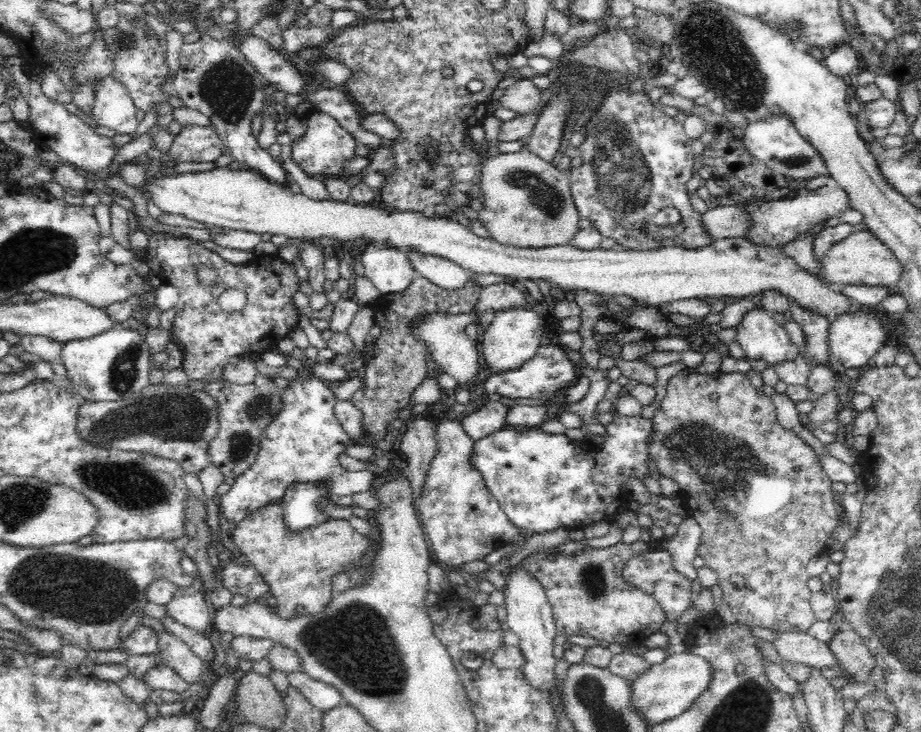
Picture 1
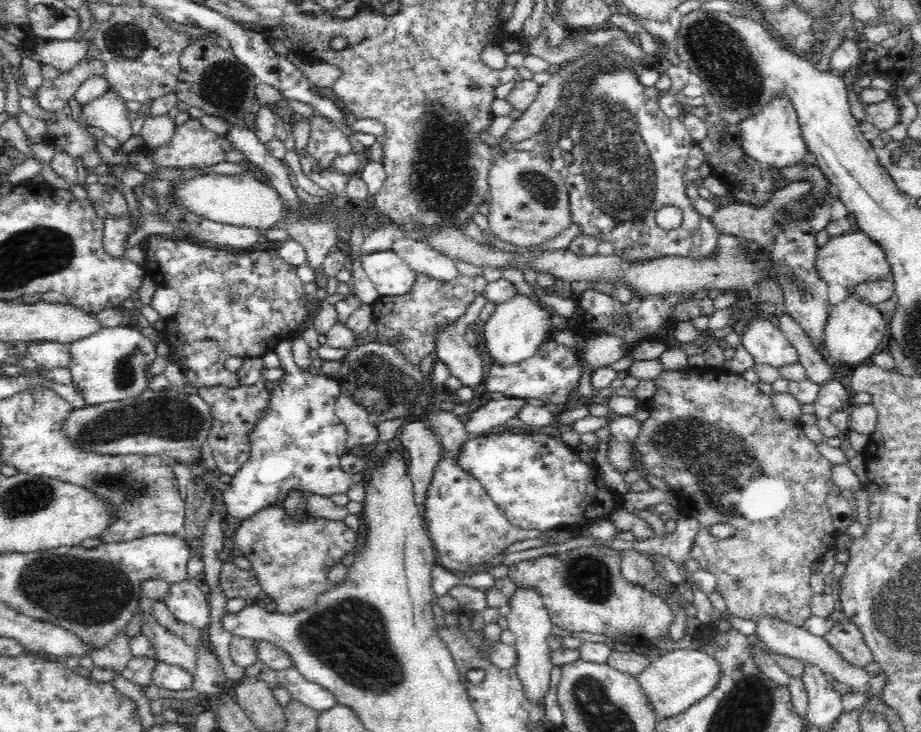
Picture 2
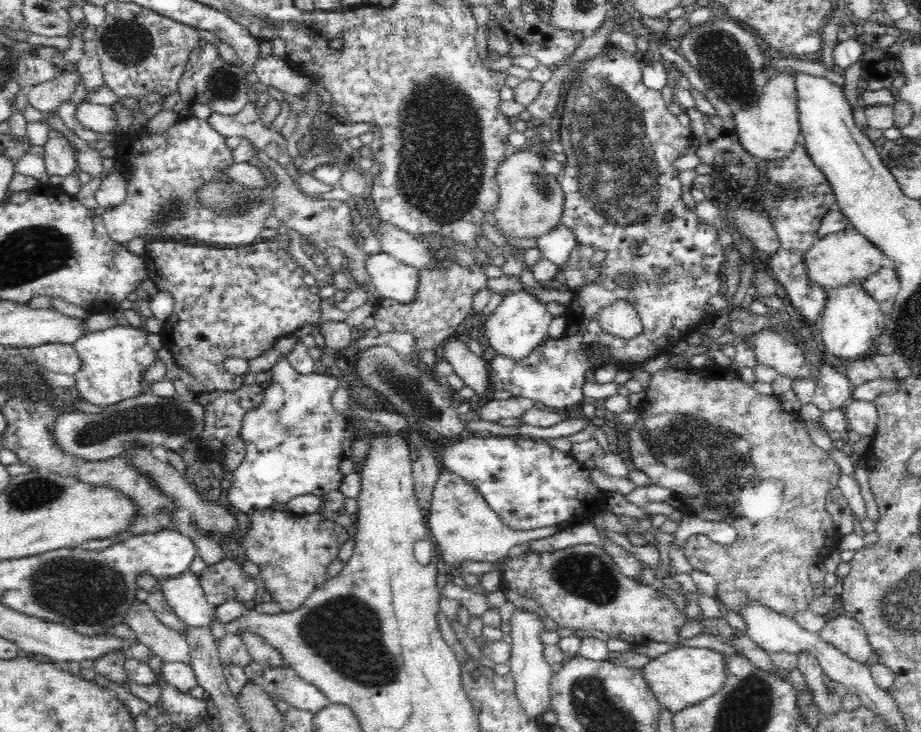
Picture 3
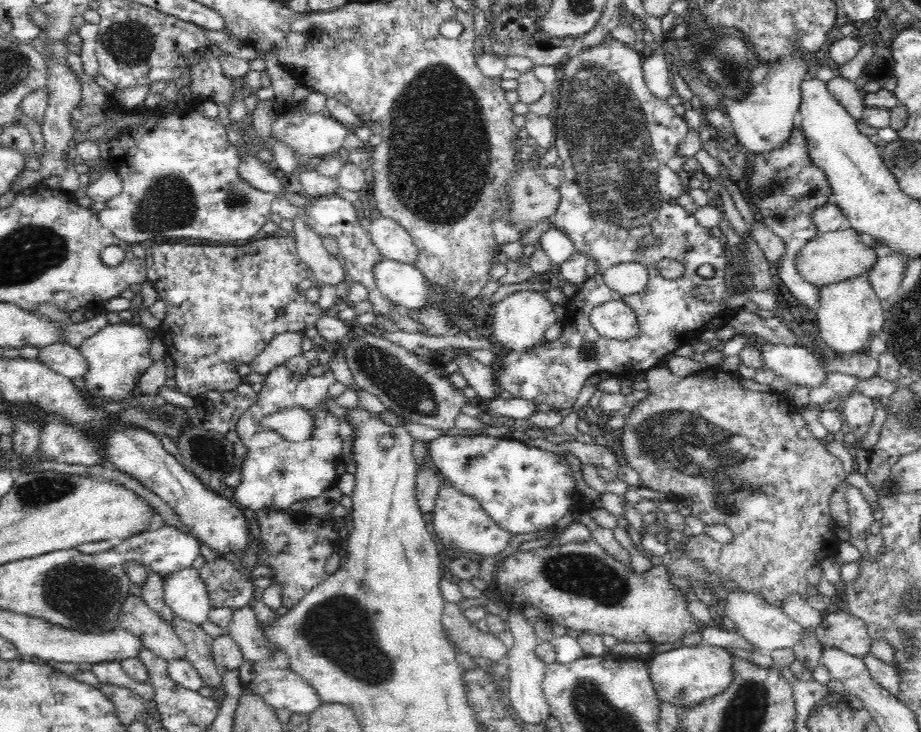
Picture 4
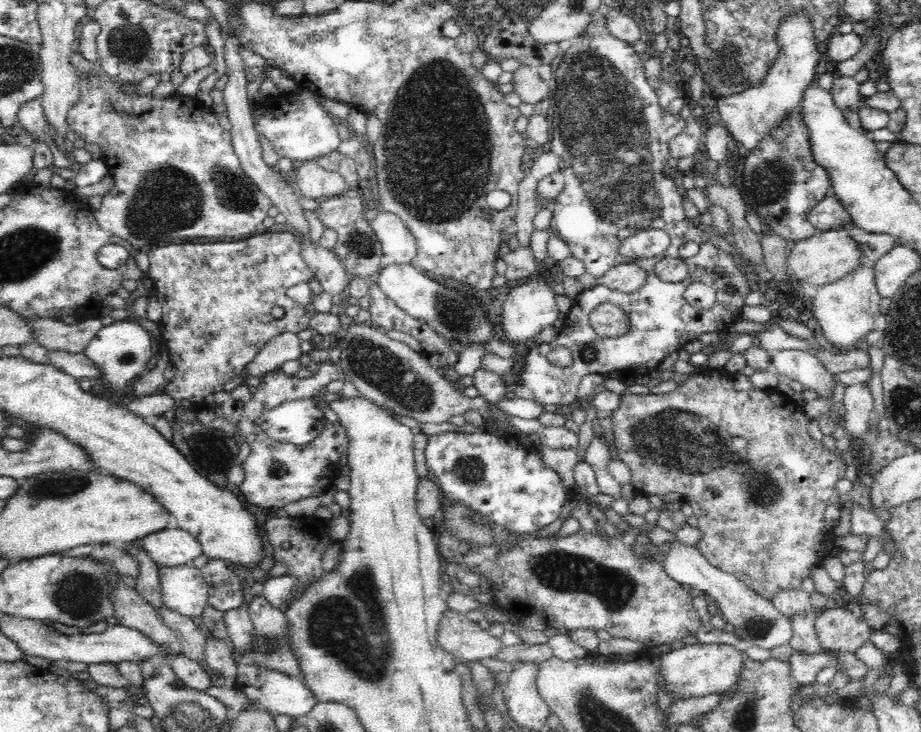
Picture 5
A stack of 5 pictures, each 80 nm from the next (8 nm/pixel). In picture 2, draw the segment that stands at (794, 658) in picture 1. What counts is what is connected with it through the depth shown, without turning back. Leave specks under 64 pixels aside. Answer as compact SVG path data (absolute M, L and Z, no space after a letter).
M763 617L761 620L754 621L757 624L756 635L759 640L763 642L770 652L774 654L788 655L790 658L795 658L803 663L812 664L817 666L822 672L830 673L834 680L839 683L844 683L851 688L854 693L864 694L867 700L874 698L874 693L870 693L870 676L864 668L858 668L849 662L846 662L836 650L834 650L824 637L814 636L810 634L803 627L796 627L795 625L782 622L772 617Z

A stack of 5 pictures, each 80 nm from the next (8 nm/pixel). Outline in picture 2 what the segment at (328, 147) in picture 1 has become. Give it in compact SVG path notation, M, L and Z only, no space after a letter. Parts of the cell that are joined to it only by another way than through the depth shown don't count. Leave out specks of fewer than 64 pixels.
M319 114L311 119L311 132L306 154L316 164L317 170L332 168L334 158L352 153L351 136L346 135L336 124Z

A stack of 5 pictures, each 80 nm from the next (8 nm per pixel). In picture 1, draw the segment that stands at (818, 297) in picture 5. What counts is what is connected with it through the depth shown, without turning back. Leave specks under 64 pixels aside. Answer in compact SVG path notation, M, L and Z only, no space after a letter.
M854 310L837 315L829 322L828 347L830 358L839 368L862 368L891 341L883 323L874 311Z

